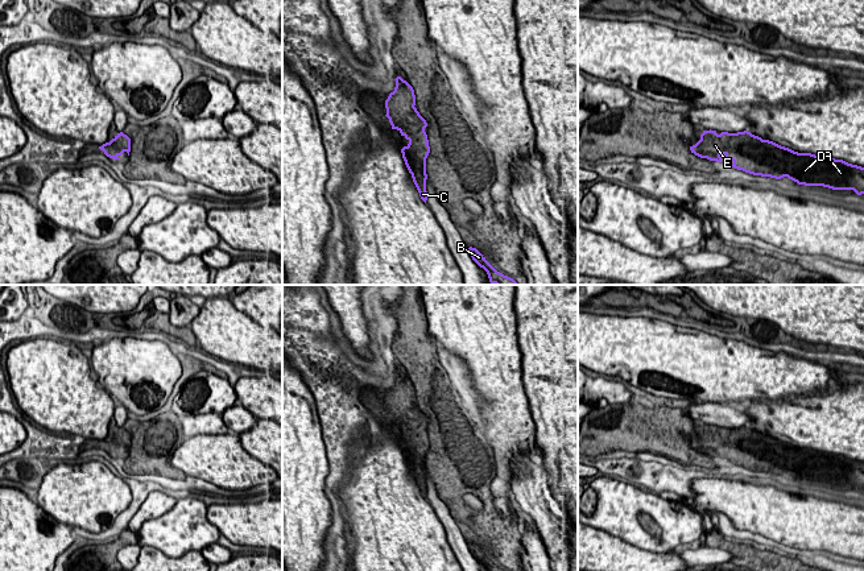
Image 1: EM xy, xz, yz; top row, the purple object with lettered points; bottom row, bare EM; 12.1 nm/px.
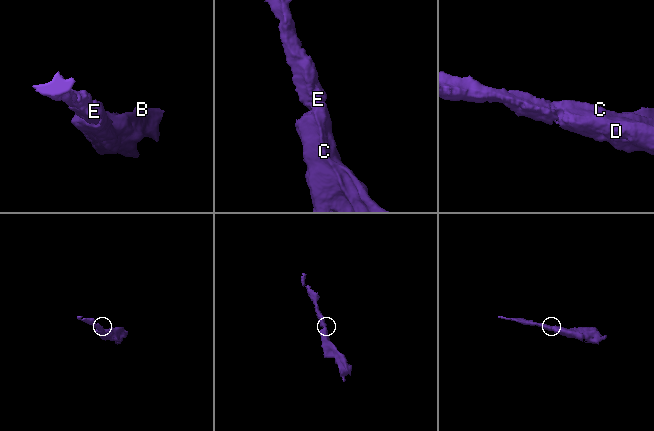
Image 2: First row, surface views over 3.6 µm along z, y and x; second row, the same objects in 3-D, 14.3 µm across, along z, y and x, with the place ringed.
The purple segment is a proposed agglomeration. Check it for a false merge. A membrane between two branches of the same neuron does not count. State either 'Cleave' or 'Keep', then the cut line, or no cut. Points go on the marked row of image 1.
Keep. No split

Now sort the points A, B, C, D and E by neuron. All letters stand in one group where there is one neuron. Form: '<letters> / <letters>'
A B C D E

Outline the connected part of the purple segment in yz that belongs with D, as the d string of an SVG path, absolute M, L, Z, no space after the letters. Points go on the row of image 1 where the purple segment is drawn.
M711 129L703 131L700 140L690 150L700 158L716 162L722 162L724 154L733 161L732 167L753 175L776 179L787 177L798 185L864 194L864 167L843 160L798 153L748 131L720 135Z

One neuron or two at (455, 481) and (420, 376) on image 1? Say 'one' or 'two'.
one

